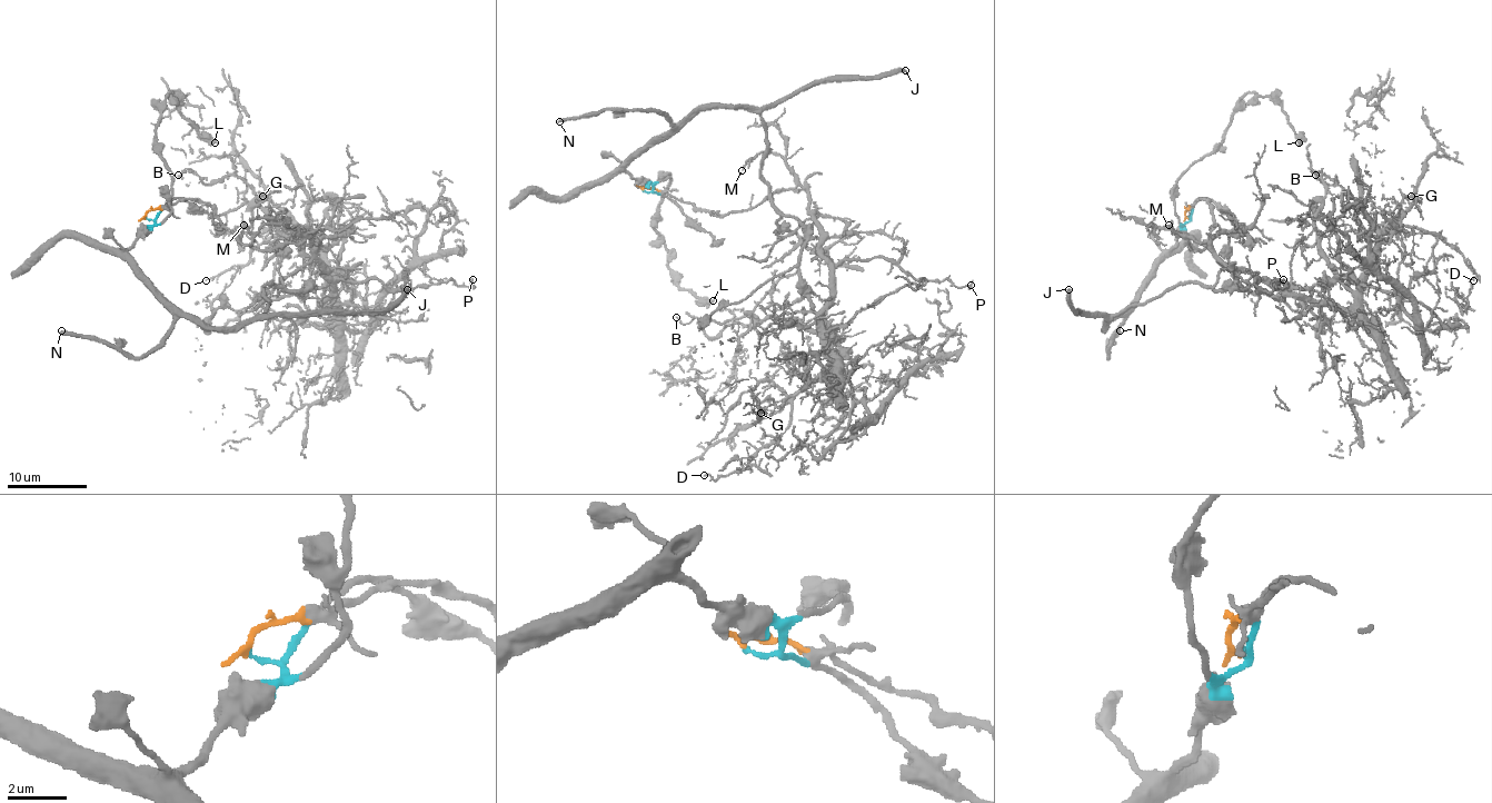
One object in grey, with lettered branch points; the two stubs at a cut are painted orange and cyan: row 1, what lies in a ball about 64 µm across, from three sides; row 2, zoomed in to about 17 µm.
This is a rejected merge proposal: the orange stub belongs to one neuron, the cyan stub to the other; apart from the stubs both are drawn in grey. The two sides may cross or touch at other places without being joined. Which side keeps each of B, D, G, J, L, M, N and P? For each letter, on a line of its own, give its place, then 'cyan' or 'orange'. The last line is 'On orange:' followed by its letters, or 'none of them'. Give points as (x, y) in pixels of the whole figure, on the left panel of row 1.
B: place (178, 175); orange
D: place (206, 280); orange
G: place (262, 196); orange
J: place (407, 289); cyan
L: place (215, 142); cyan
M: place (244, 225); orange
N: place (61, 330); cyan
P: place (473, 279); orange
On orange: B, D, G, M, P

